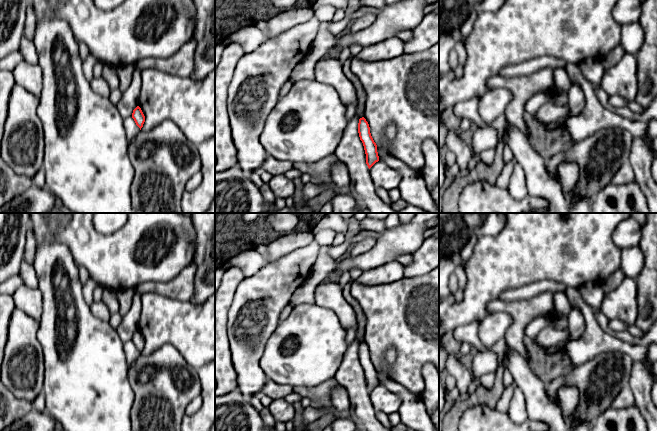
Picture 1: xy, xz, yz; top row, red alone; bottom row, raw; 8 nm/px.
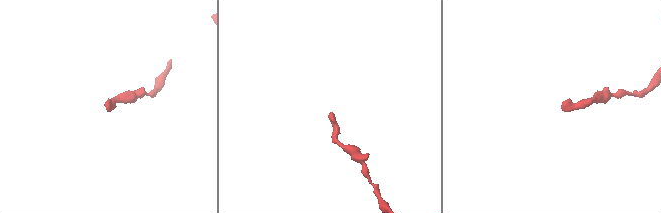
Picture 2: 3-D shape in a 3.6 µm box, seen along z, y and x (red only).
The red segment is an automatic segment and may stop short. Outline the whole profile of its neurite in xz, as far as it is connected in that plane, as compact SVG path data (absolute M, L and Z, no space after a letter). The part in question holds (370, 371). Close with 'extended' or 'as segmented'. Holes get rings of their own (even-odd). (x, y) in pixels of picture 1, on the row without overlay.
M364 341L359 343L358 357L360 364L362 365L364 370L366 378L366 388L370 393L376 386L379 385L379 380L377 376L377 369L370 357L369 348Z; as segmented

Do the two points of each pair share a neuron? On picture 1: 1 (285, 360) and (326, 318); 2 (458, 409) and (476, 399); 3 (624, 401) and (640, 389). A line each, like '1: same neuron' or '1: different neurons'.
1: same neuron
2: same neuron
3: different neurons

